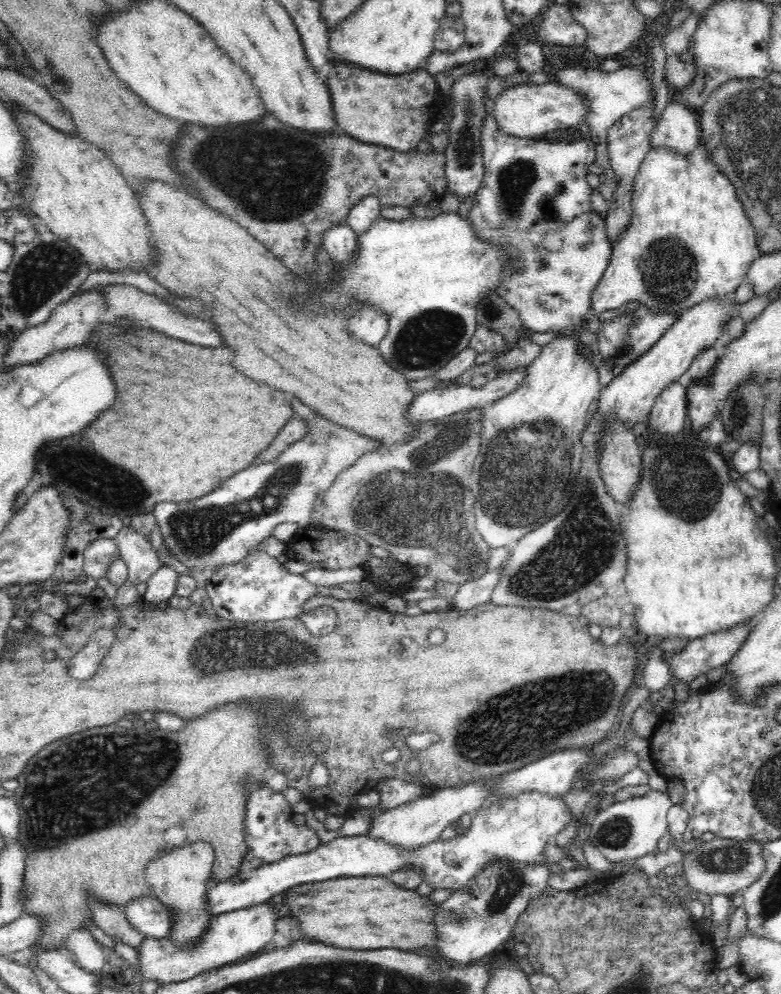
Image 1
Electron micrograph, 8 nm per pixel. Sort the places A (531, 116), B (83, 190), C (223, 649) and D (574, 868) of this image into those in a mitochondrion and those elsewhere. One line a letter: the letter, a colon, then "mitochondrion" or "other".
A: other
B: other
C: mitochondrion
D: other

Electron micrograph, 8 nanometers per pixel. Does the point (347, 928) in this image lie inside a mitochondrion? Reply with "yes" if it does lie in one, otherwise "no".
no

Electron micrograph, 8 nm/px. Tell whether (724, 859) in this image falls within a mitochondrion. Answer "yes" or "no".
yes

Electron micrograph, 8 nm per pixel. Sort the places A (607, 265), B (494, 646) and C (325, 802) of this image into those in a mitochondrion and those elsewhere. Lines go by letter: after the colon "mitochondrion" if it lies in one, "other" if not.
A: other
B: other
C: other

